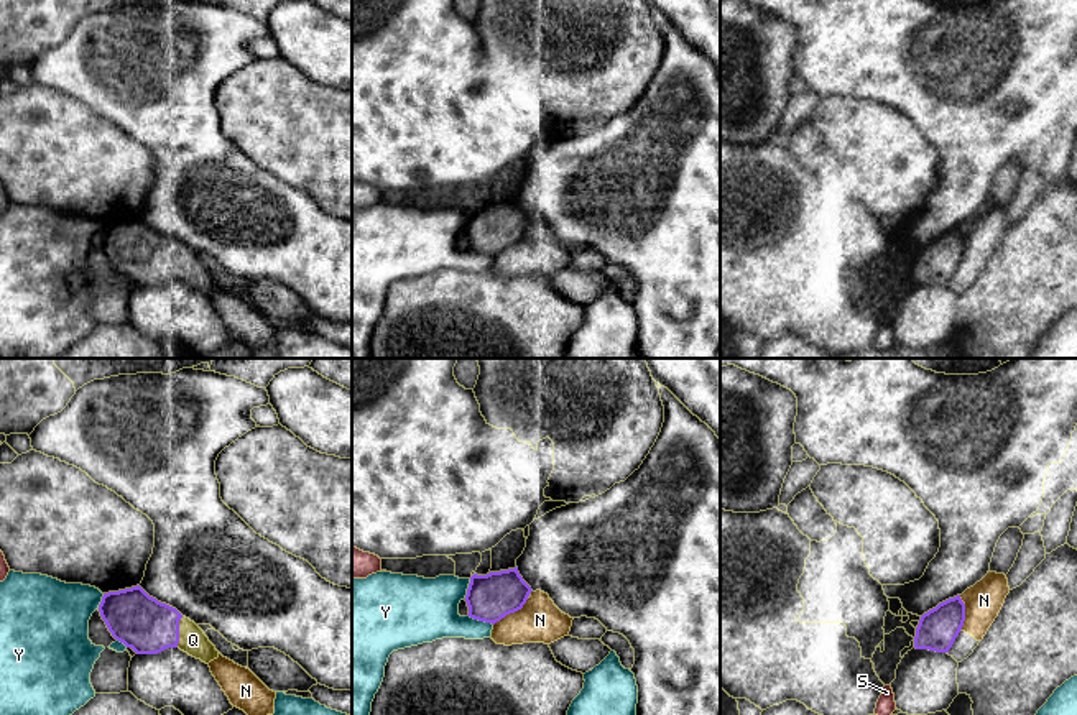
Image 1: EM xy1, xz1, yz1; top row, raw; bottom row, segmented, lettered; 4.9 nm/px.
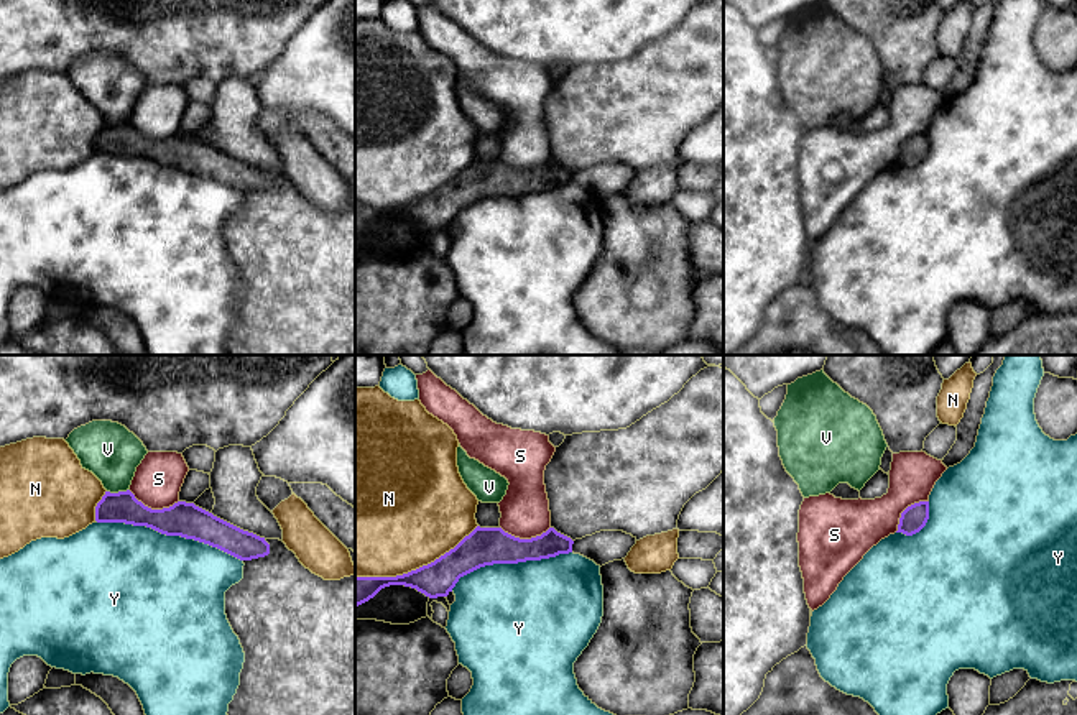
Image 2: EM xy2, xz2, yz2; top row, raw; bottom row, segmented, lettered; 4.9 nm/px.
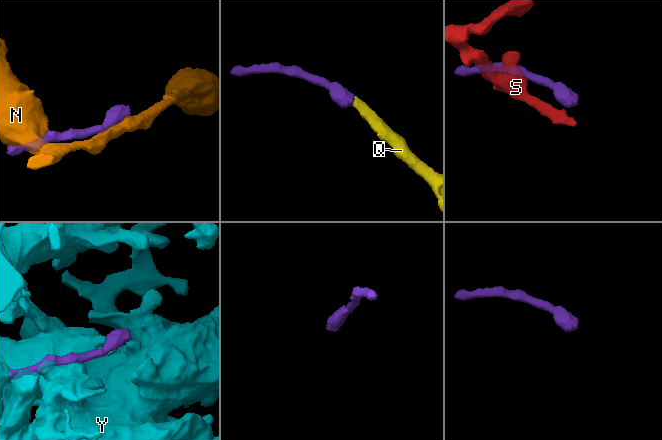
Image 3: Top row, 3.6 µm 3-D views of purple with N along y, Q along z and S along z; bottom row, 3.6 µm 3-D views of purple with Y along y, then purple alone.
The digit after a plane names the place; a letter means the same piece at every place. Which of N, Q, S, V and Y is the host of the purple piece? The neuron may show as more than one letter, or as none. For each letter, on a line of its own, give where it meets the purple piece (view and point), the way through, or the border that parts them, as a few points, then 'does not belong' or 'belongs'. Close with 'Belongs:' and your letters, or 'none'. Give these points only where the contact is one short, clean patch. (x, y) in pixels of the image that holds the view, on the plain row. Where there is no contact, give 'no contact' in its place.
N: meets purple in xz2 at (416, 201); does not belong
Q: meets purple in xy1 at (178, 263); belongs
S: meets purple in xy2 at (153, 142); border along xy2 (129, 122), (152, 140), (168, 140), (178, 133); does not belong
V: meets purple in xy2 at (119, 124); border along xy2 (129, 120), (107, 124); does not belong
Y: meets purple in xy2 at (170, 166); does not belong
Belongs: Q

